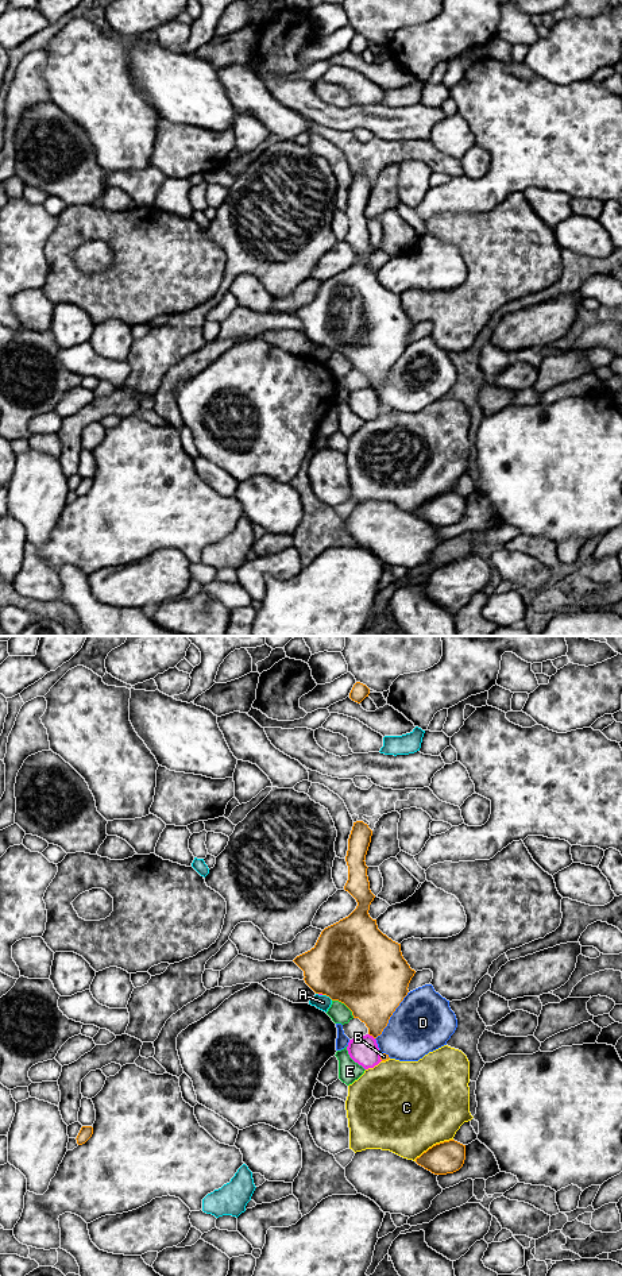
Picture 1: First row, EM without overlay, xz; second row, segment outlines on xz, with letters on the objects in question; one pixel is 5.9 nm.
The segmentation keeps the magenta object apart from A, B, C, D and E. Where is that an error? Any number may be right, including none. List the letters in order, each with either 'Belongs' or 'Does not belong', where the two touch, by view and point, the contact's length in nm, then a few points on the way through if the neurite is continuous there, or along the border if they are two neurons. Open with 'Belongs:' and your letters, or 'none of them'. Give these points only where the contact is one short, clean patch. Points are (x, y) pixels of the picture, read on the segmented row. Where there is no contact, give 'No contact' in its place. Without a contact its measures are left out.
Belongs: none of them
A: Does not belong. Touches magenta at xz (320, 994). Shared border 30 nm
B: Does not belong. Touches magenta at xz (371, 1036). Shared border 50 nm
C: Does not belong. Touches magenta at xz (373, 1067). Shared border 110 nm
D: Does not belong. Touches magenta at xz (377, 1045). Shared border 100 nm
E: Does not belong. Touches magenta at xz (352, 1059). Shared border 190 nm

